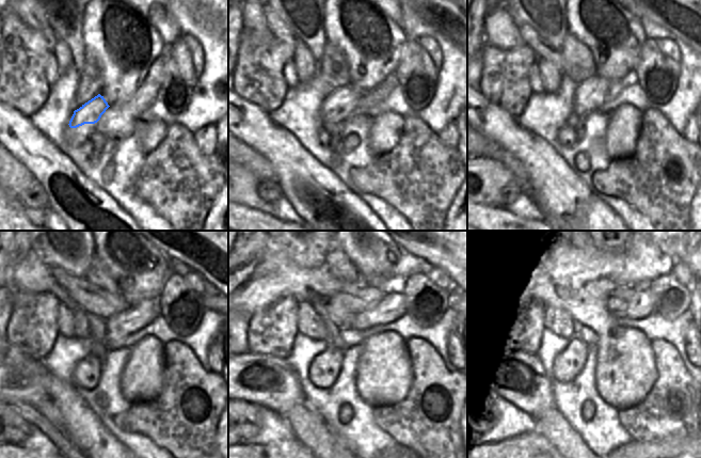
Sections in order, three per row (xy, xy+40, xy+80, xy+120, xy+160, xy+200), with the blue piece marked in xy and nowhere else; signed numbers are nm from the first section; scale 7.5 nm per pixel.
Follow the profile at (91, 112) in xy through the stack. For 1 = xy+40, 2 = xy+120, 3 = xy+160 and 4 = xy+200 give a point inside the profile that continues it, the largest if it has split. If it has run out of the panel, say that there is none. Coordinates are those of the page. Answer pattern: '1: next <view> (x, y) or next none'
1: next xy+40 (341, 103)
2: next xy+120 (120, 327)
3: next xy+160 (393, 306)
4: next xy+200 (641, 305)

